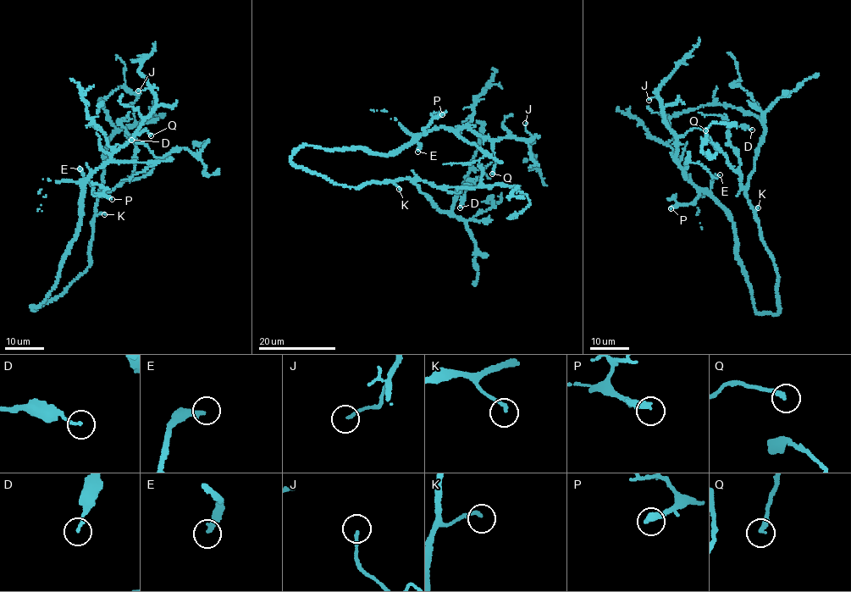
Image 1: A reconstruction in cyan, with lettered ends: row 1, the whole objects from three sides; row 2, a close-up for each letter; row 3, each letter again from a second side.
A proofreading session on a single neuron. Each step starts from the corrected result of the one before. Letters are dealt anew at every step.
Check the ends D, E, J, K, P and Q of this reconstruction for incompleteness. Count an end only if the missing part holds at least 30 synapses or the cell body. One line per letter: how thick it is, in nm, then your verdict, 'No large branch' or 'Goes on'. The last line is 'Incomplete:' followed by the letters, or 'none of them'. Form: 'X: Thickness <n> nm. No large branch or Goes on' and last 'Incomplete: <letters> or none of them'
D: Thickness 150 nm. No large branch
E: Thickness 320 nm. Goes on
J: Thickness 150 nm. No large branch
K: Thickness 150 nm. No large branch
P: Thickness 400 nm. Goes on
Q: Thickness 240 nm. No large branch
Incomplete: E, P

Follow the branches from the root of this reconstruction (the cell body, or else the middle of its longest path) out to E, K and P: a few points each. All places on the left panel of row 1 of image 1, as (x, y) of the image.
E: (35, 307), (41, 306), (53, 286), (65, 251), (75, 235), (84, 189), (83, 174), (80, 168)
K: (35, 307), (32, 307), (35, 311), (53, 301), (91, 264), (94, 218), (104, 214)
P: (35, 307), (41, 306), (53, 286), (65, 251), (75, 235), (86, 181), (90, 181), (95, 194), (112, 199)

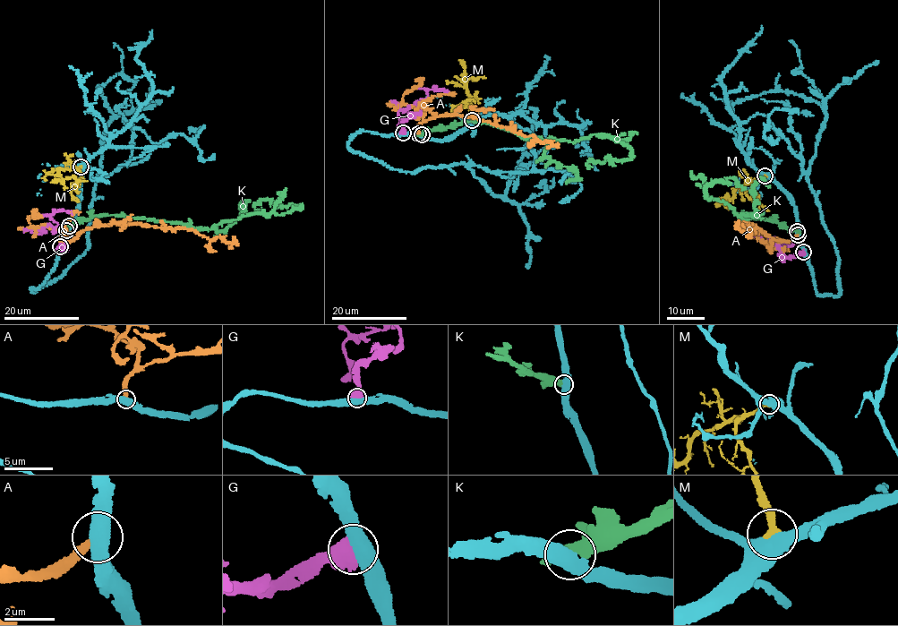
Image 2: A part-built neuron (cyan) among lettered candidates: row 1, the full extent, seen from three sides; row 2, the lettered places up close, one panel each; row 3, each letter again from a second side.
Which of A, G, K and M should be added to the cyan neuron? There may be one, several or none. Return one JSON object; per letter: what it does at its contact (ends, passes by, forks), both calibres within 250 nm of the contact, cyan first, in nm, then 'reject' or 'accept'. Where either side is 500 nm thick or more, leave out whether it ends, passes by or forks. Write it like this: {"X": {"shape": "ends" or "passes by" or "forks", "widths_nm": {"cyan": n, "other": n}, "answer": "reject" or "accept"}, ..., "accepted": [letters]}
{"A": {"widths_nm": {"cyan": 550, "other": 400}, "answer": "reject"}, "G": {"widths_nm": {"cyan": 500, "other": 750}, "answer": "reject"}, "K": {"widths_nm": {"cyan": 500, "other": 650}, "answer": "reject"}, "M": {"widths_nm": {"cyan": 700, "other": 360}, "answer": "accept"}, "accepted": ["M"]}

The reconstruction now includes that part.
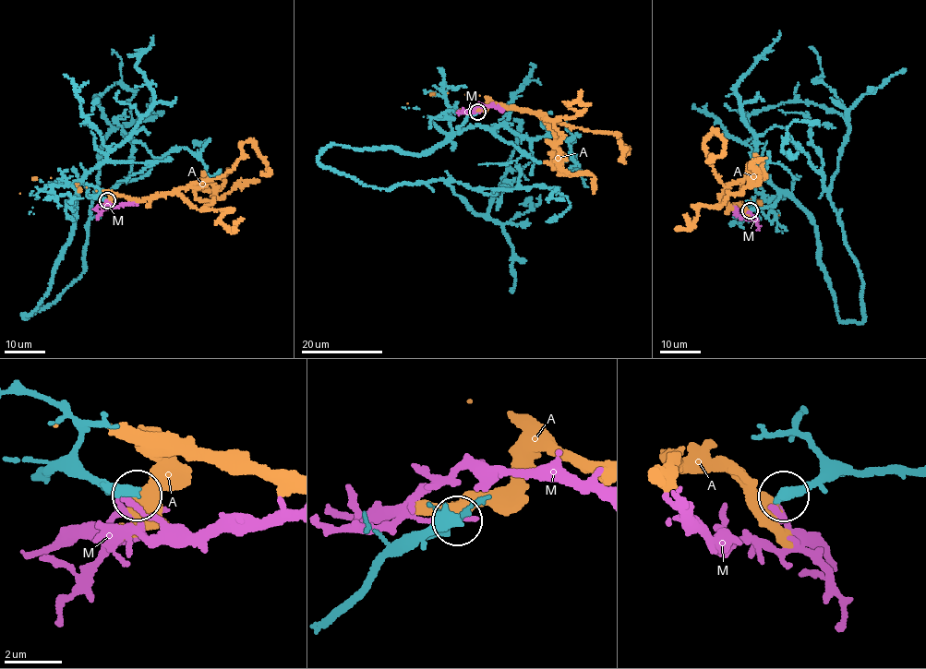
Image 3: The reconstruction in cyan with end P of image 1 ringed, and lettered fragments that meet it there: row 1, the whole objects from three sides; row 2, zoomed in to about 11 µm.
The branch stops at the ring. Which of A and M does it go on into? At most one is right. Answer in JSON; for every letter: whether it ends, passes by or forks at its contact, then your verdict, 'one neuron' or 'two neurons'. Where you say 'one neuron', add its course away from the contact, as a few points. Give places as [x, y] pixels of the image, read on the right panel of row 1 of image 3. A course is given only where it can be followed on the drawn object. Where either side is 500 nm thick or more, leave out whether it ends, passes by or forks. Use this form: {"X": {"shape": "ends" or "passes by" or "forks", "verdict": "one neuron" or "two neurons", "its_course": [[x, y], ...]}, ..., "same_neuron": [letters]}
{"A": {"shape": "forks", "verdict": "two neurons"}, "M": {"verdict": "two neurons"}, "same_neuron": []}

